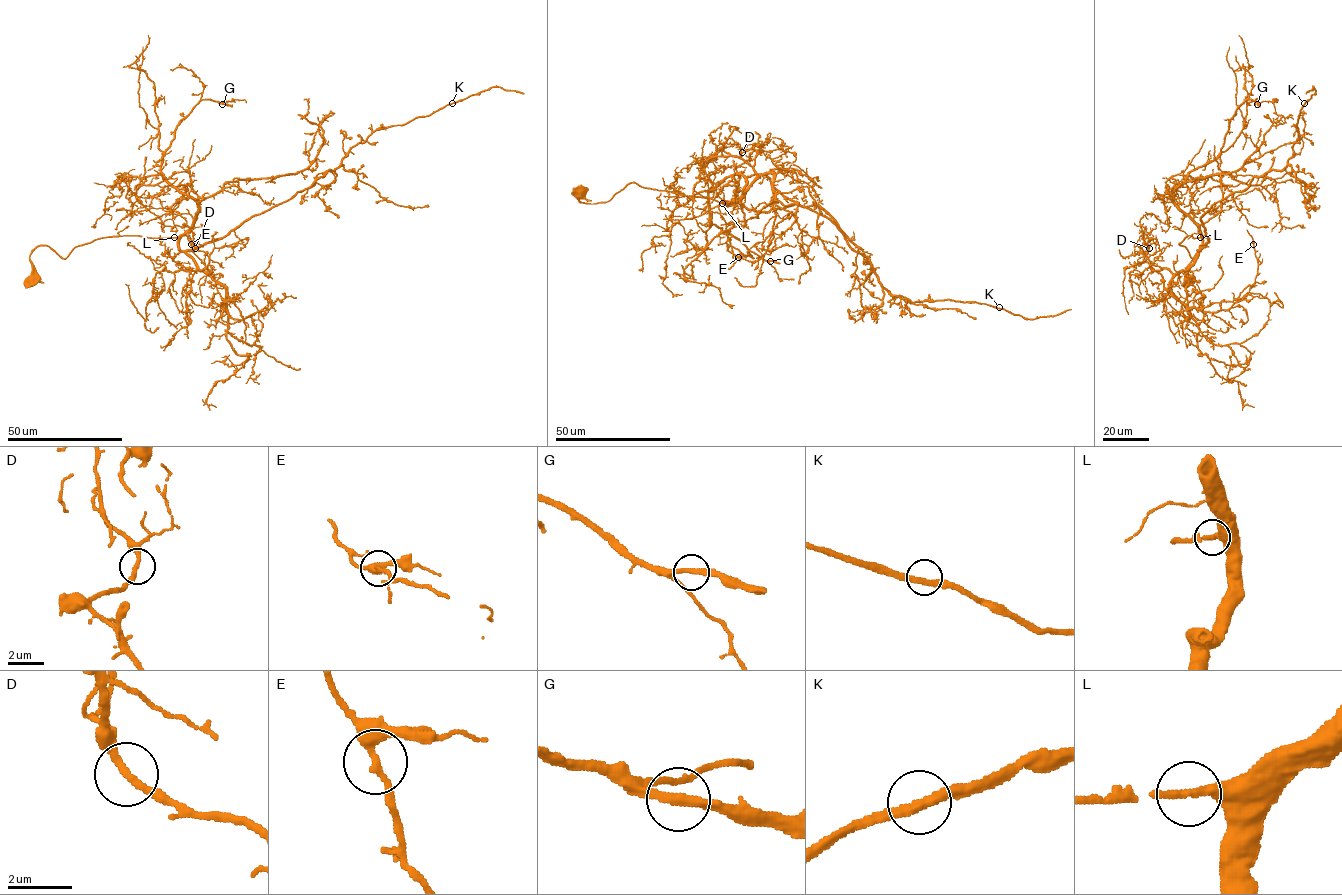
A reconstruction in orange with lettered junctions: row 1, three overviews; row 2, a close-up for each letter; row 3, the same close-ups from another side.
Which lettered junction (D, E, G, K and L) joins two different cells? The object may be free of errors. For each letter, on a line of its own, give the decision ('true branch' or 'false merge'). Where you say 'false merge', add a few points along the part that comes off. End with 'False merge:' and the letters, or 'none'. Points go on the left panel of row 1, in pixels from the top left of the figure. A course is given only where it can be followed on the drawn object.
D: true branch
E: true branch
G: true branch
K: true branch
L: true branch
False merge: none

